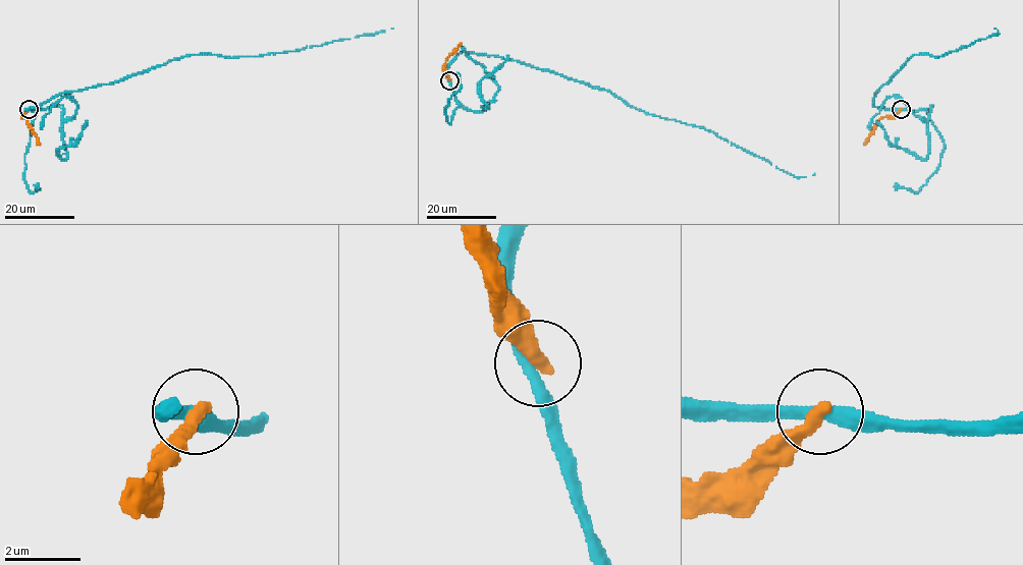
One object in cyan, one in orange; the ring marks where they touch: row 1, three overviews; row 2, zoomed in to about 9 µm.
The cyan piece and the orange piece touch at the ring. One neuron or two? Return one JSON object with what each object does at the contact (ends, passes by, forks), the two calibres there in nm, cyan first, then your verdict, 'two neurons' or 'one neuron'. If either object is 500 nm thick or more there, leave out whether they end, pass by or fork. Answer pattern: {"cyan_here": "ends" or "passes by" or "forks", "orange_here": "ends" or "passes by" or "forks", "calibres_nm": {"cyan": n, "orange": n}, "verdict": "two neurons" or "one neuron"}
{"cyan_here": "passes by", "orange_here": "ends", "calibres_nm": {"cyan": 320, "orange": 420}, "verdict": "two neurons"}

